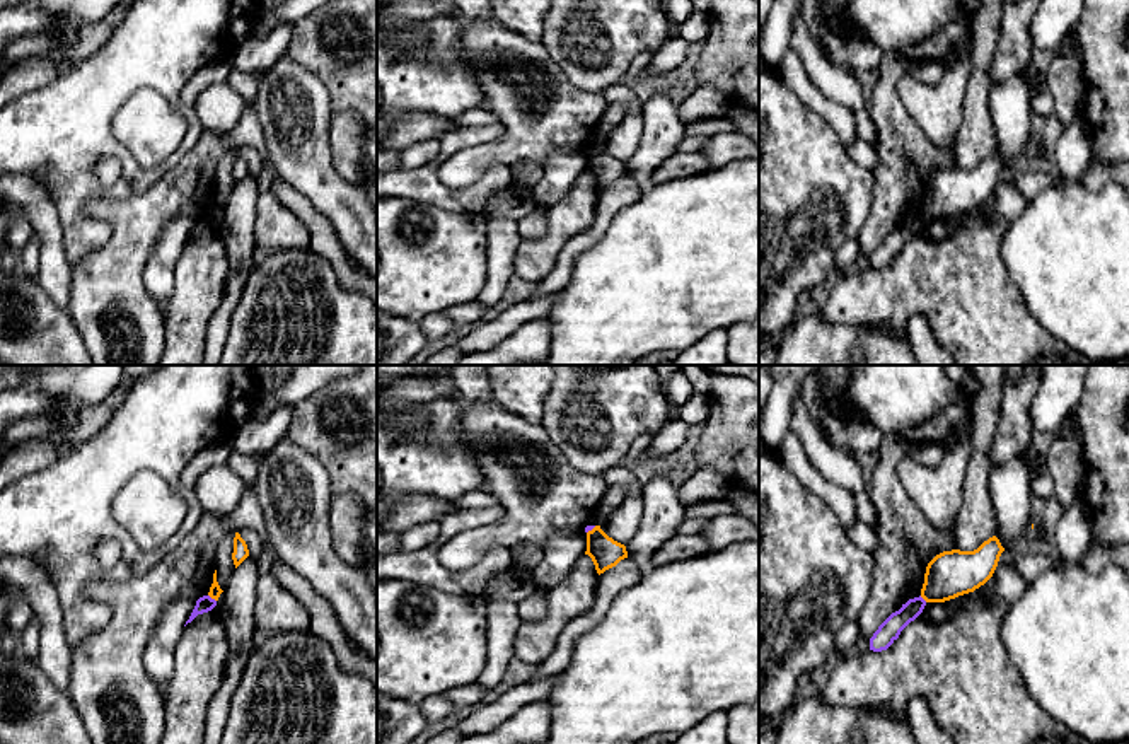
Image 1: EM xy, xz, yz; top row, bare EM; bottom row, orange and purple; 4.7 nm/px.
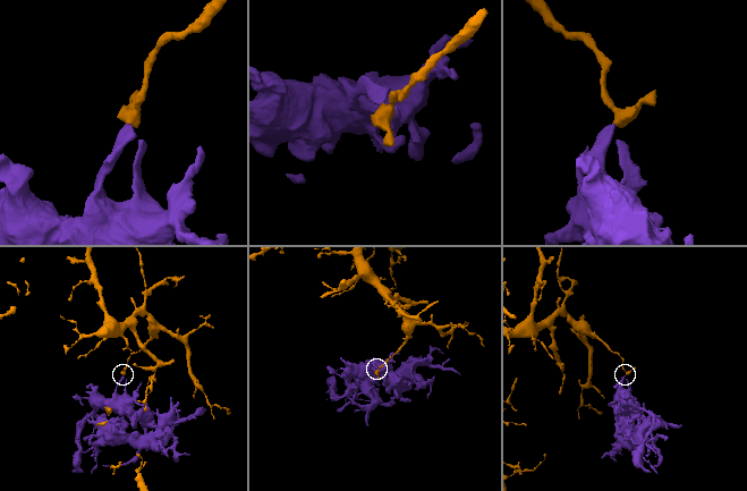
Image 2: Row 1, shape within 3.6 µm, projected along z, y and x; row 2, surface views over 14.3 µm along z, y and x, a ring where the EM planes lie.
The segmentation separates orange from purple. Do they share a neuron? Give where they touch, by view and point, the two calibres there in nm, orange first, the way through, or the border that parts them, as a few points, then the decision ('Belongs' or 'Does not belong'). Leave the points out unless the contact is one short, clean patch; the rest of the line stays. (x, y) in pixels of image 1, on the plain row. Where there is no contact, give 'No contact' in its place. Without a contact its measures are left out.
Touches orange at xy (212, 215). Thickness 60 nm (orange) against 80 nm. Boundary: xy (208, 212), (215, 219). Does not belong

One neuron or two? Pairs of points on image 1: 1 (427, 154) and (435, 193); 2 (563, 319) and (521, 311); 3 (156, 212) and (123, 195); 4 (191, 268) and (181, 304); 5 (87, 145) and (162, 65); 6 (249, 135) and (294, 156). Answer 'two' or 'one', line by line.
1: two
2: two
3: two
4: one
5: one
6: two

